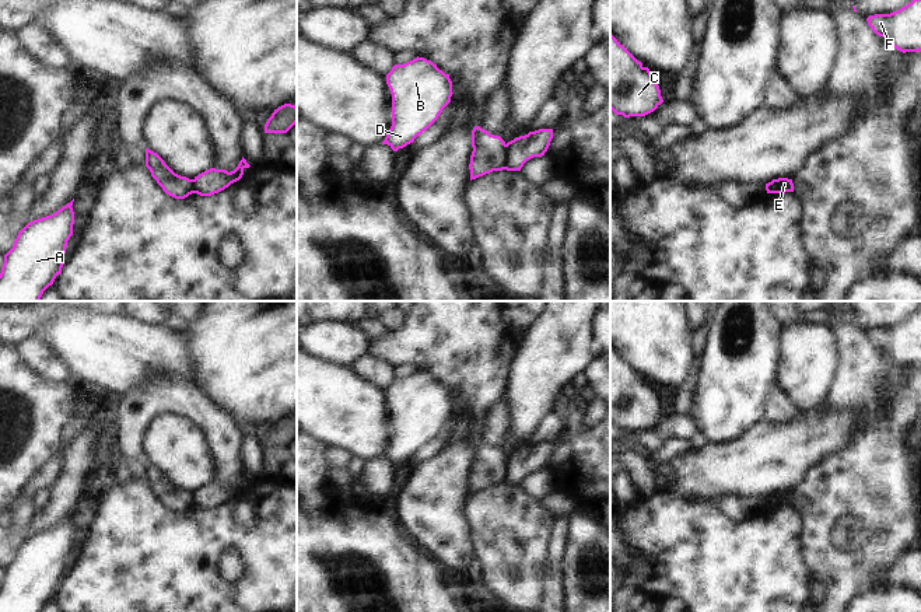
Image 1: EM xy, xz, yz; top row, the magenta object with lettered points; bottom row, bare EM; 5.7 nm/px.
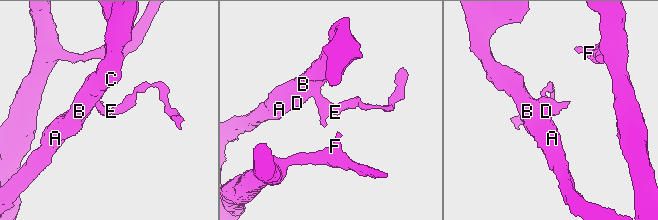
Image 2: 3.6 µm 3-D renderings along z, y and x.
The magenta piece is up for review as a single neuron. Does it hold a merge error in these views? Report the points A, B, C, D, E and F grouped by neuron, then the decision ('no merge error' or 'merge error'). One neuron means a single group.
A B C D F / E | merge error

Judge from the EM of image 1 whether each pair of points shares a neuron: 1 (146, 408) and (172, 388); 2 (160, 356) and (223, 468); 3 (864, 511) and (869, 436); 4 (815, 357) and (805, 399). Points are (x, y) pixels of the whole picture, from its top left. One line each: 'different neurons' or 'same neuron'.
1: same neuron
2: different neurons
3: same neuron
4: same neuron

